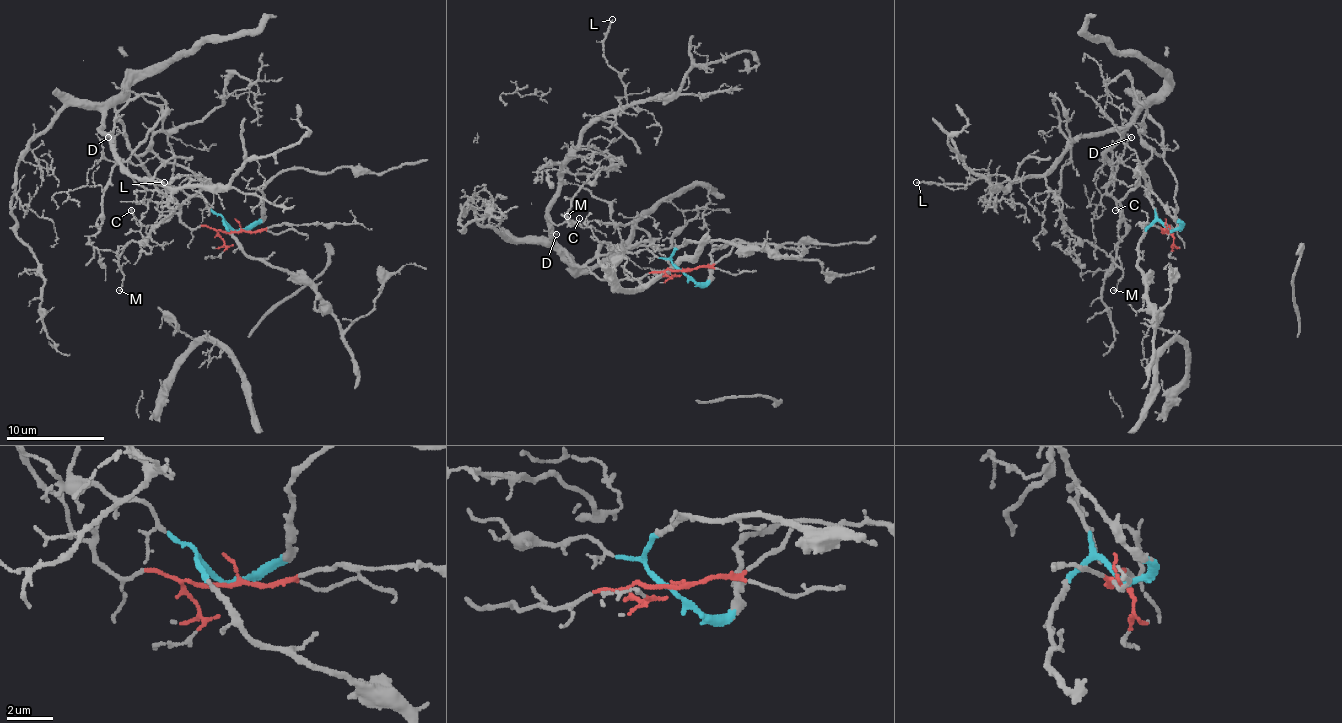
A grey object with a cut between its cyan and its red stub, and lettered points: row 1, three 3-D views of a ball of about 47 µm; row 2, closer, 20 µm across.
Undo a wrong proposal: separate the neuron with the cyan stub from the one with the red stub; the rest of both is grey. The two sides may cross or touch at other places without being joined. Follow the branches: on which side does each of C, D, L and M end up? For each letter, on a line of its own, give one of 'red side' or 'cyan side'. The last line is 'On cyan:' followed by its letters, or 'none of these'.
C: red side
D: cyan side
L: red side
M: red side
On cyan: D

